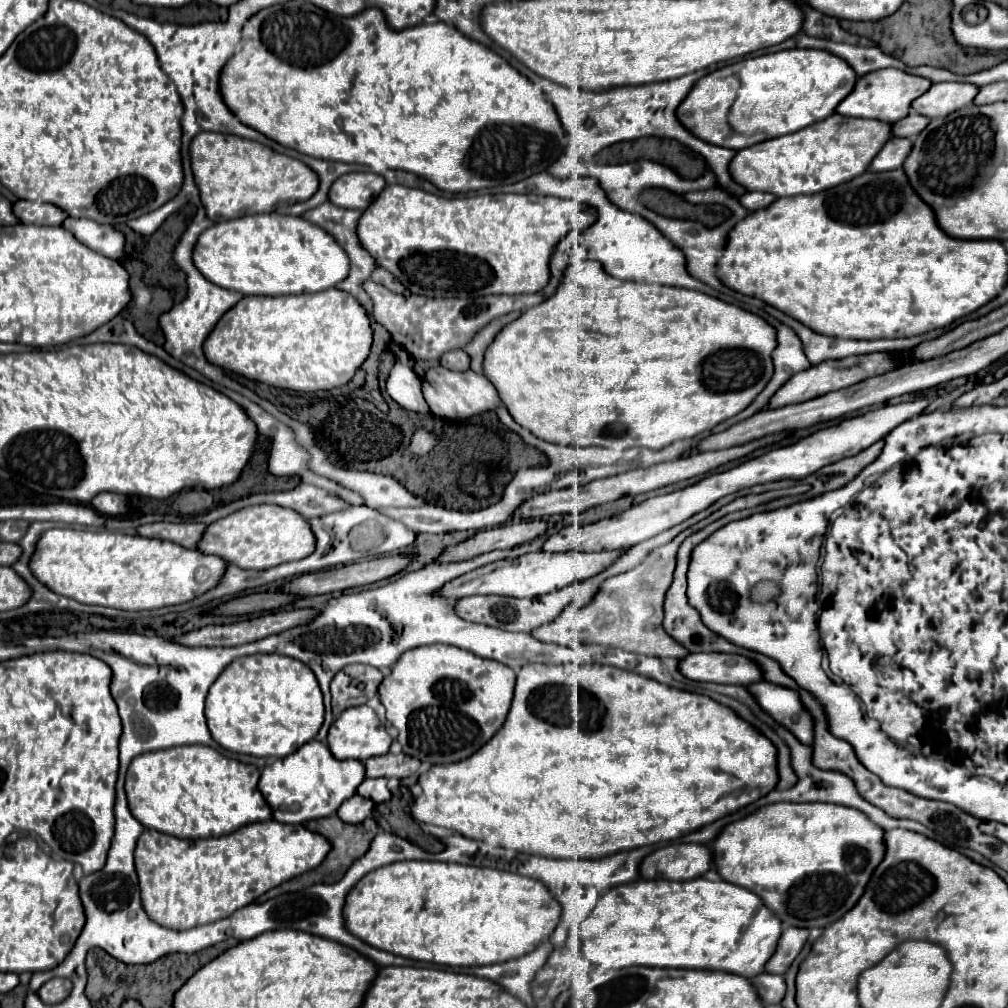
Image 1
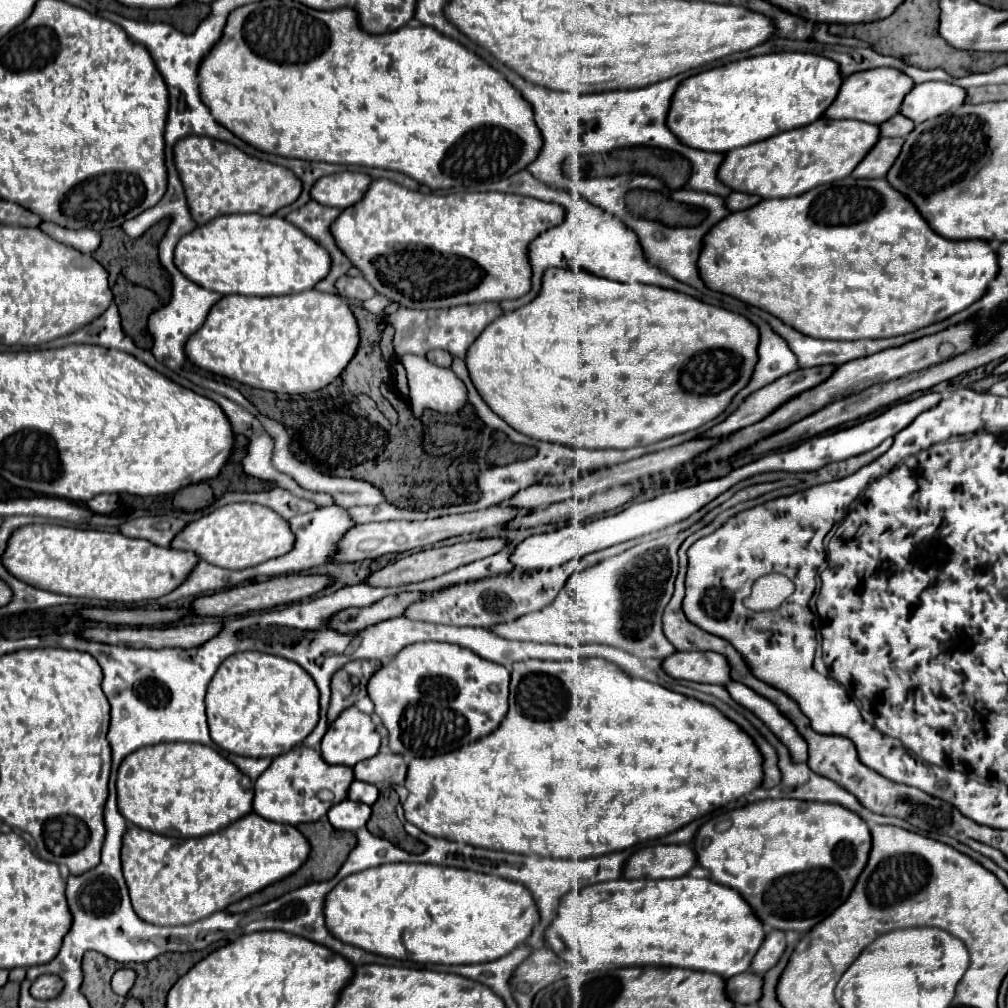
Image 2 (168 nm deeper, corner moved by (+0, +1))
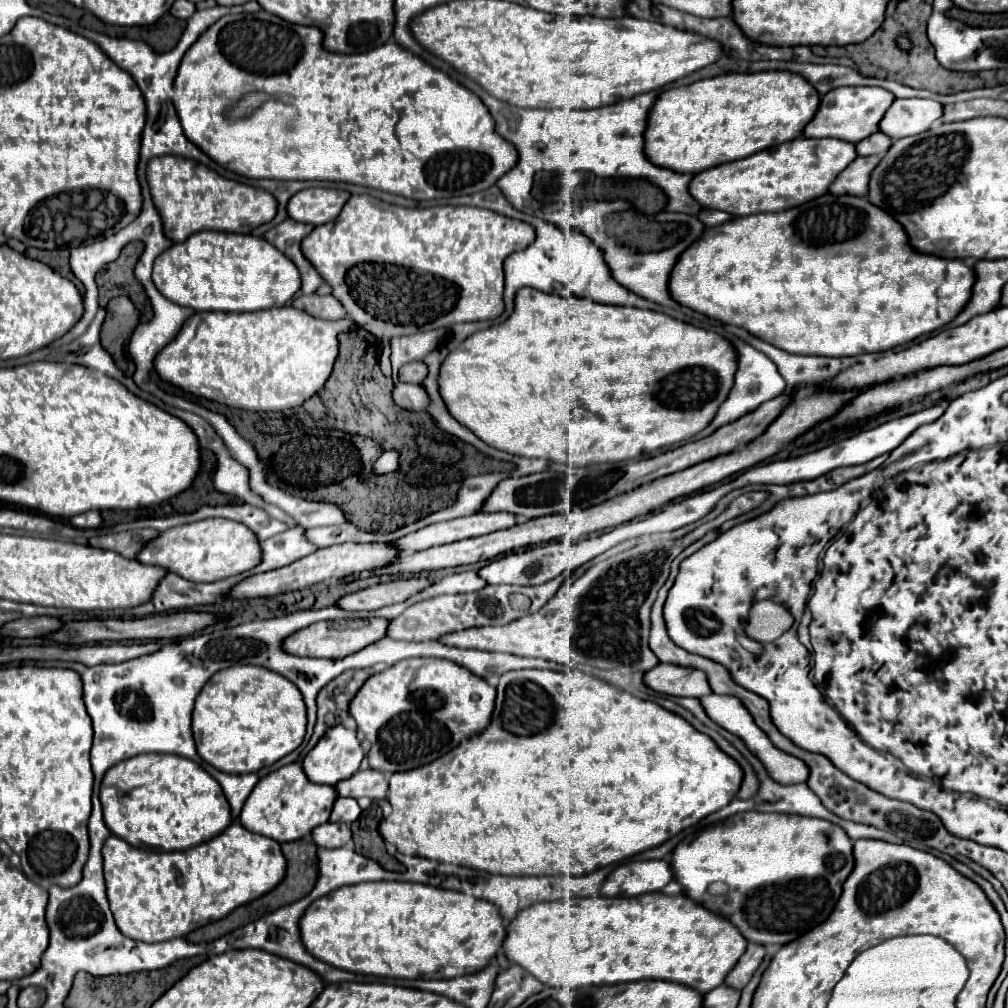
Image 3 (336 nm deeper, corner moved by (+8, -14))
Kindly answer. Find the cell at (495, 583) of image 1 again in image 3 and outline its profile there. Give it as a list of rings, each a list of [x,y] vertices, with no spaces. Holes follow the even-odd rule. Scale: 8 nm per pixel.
[[[341,619],[341,621],[321,621],[309,625],[283,641],[283,649],[297,657],[347,657],[377,639],[385,637],[385,627],[389,625],[387,619]]]

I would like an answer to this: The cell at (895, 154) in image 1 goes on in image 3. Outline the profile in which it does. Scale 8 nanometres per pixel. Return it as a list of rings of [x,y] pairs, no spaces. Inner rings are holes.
[[[875,155],[853,159],[853,163],[849,163],[849,167],[845,167],[845,171],[841,171],[841,175],[837,175],[833,185],[829,187],[829,193],[865,197],[867,189],[869,189],[869,175],[871,175],[873,167],[877,165],[877,159],[879,157],[875,157]]]

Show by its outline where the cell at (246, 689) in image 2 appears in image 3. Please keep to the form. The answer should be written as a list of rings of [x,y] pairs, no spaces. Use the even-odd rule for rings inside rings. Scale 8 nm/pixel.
[[[255,665],[217,671],[199,691],[191,731],[199,757],[225,773],[257,773],[297,749],[305,737],[305,703],[297,687],[279,673]]]

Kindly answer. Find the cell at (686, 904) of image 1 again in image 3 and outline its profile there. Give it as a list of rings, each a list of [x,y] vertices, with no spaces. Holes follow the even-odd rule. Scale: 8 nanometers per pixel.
[[[673,879],[661,891],[645,893],[641,897],[583,897],[565,898],[553,903],[537,903],[519,911],[507,927],[503,941],[505,957],[523,967],[547,987],[579,989],[587,985],[617,985],[643,979],[661,979],[687,985],[699,993],[707,993],[723,985],[725,975],[745,951],[745,937],[719,915],[705,911],[683,895],[683,887]]]

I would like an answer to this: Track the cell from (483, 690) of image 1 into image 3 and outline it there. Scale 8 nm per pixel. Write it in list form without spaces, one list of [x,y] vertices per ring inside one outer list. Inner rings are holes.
[[[419,657],[403,659],[401,663],[395,663],[393,667],[371,675],[349,703],[349,713],[357,721],[357,729],[361,729],[365,733],[365,739],[371,743],[367,751],[369,767],[383,773],[397,773],[431,763],[433,759],[457,747],[457,743],[461,743],[463,739],[481,733],[489,725],[493,707],[495,687],[487,685],[481,677],[447,659]]]

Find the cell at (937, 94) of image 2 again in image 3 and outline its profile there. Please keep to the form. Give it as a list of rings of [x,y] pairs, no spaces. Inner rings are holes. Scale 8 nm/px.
[[[895,99],[879,123],[881,133],[891,139],[919,135],[943,115],[943,105],[931,99]]]

